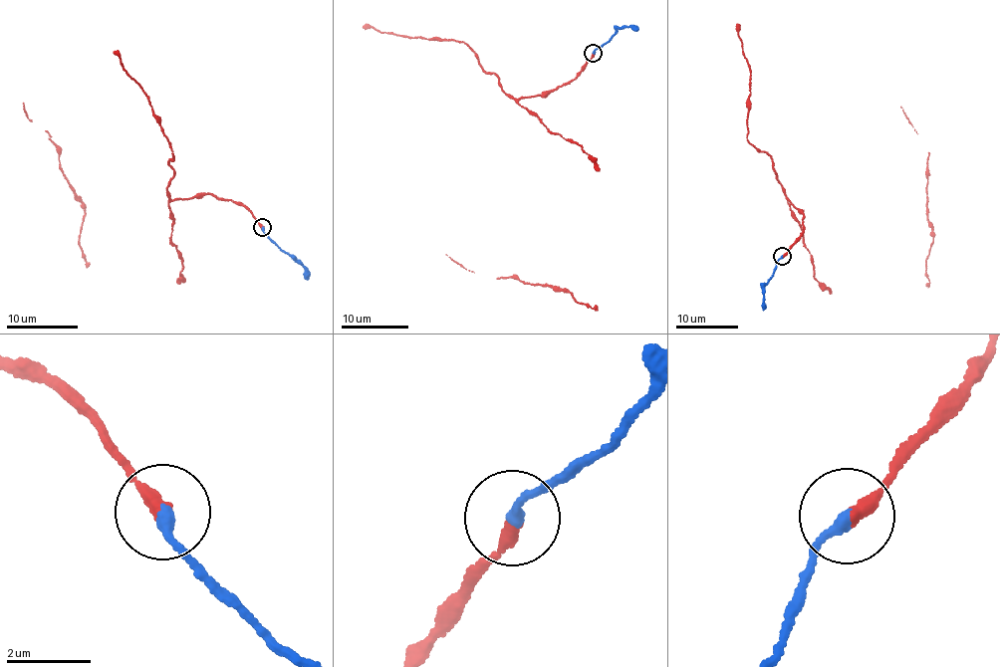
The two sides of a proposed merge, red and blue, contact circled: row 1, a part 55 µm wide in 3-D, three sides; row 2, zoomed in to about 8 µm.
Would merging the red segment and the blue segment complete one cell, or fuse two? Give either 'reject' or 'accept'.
accept

